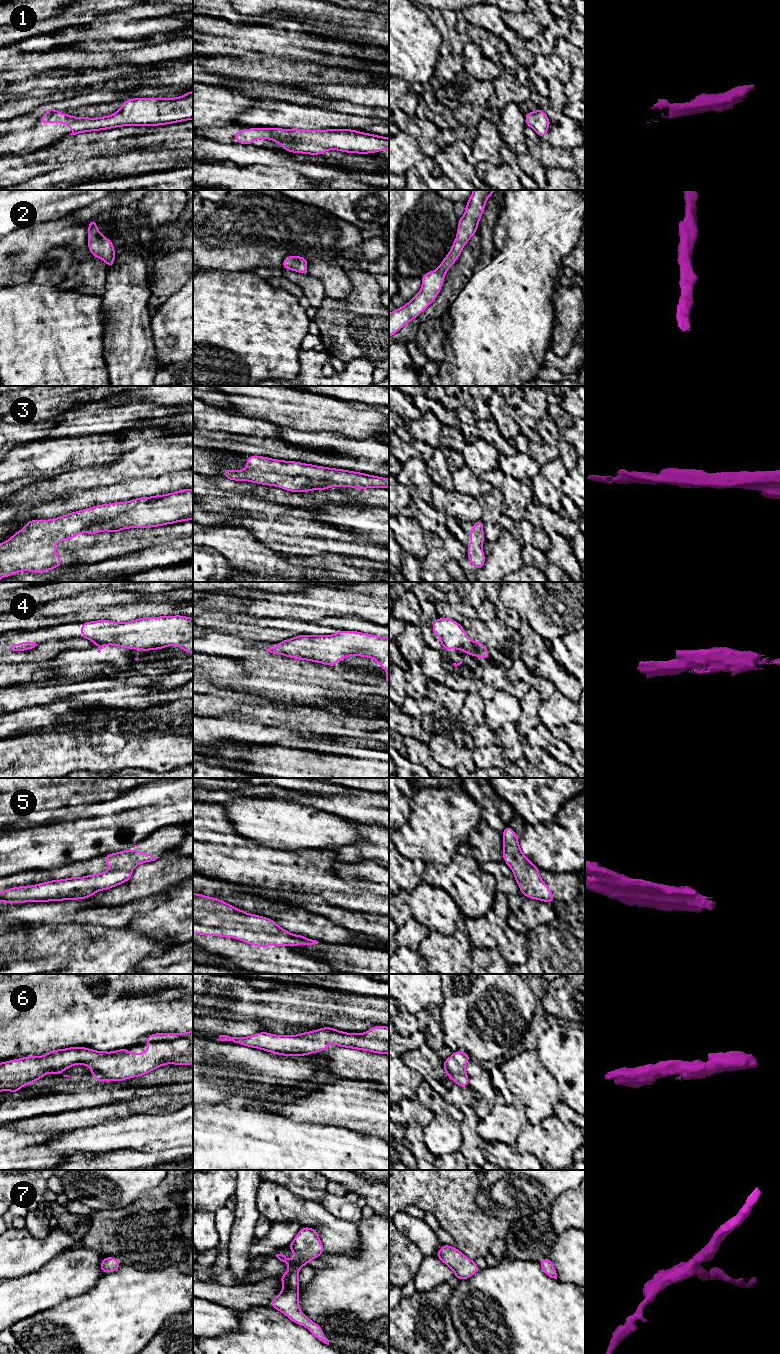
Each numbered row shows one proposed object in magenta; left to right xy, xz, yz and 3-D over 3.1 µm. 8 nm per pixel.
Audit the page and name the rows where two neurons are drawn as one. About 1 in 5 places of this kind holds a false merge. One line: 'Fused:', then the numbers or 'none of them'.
Fused: none of them

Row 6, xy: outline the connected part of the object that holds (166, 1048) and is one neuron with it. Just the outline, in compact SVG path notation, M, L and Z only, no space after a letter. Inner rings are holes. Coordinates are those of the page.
M193 1030L186 1033L155 1033L146 1036L146 1045L150 1048L142 1054L137 1052L128 1052L128 1047L119 1049L118 1051L106 1052L96 1051L86 1047L69 1047L66 1049L55 1049L47 1052L40 1057L26 1056L21 1059L13 1059L0 1063L0 1092L8 1090L13 1094L20 1091L22 1086L27 1086L41 1079L46 1073L53 1073L59 1076L66 1068L70 1068L77 1064L84 1064L89 1067L95 1082L114 1081L120 1082L126 1079L143 1076L165 1064L174 1065L193 1065Z

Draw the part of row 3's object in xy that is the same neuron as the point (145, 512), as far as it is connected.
M192 489L96 505L50 520L30 520L22 530L0 543L0 578L13 576L19 571L43 573L59 567L62 559L55 554L55 544L61 540L74 539L79 533L98 534L110 531L117 534L123 529L159 527L187 520L193 520Z

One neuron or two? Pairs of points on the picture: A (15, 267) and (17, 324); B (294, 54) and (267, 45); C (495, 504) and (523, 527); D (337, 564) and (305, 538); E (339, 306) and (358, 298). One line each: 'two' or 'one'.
A: two
B: one
C: one
D: two
E: one

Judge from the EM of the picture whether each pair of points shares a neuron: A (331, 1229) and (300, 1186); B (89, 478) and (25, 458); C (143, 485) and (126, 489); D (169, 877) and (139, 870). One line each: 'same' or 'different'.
A: different
B: different
C: same
D: same

